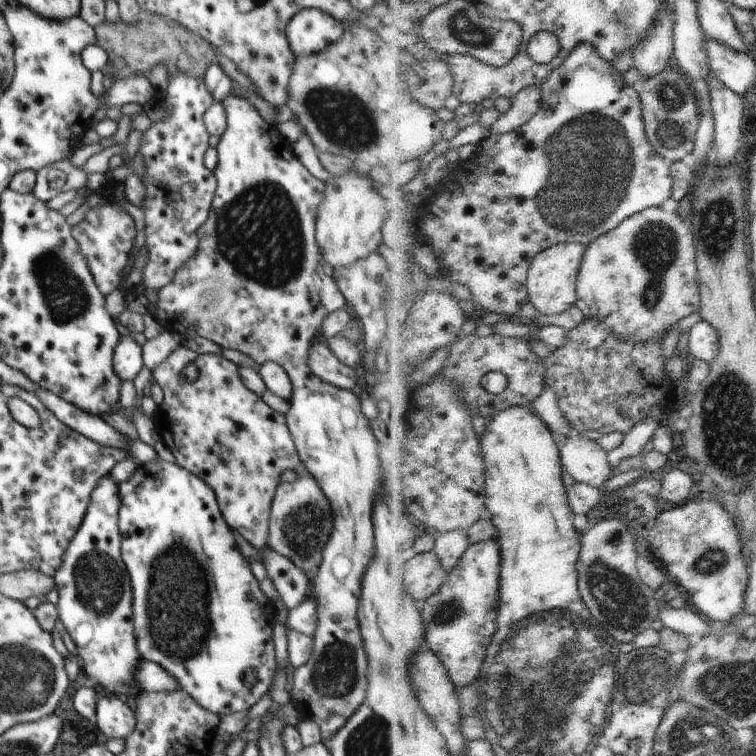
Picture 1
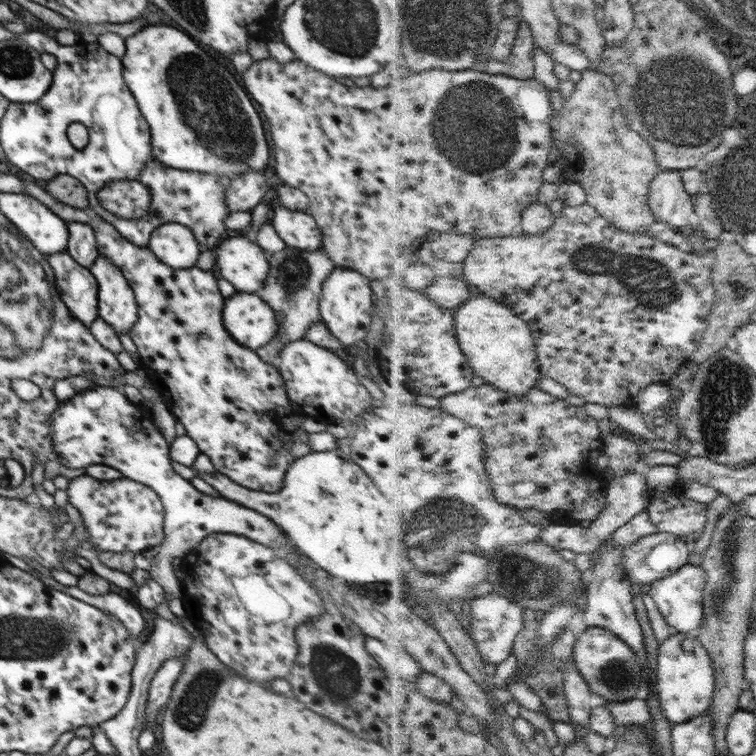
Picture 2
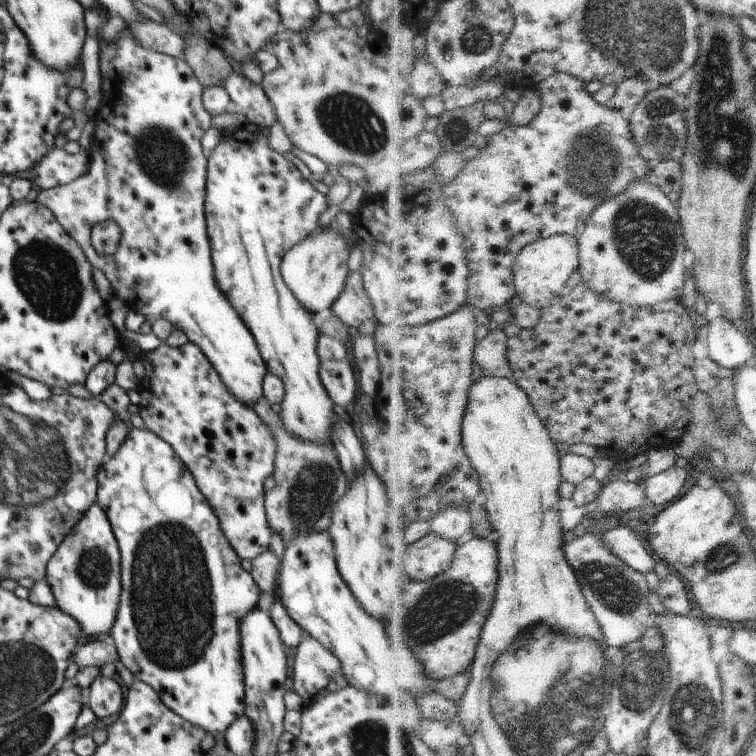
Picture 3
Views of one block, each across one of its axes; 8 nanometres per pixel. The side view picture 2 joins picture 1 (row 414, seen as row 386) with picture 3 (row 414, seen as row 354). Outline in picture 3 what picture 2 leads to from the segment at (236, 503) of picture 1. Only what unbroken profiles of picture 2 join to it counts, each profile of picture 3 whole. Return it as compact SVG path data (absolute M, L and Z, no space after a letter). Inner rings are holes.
M188 341L179 347L170 346L166 342L162 342L158 348L151 351L142 351L139 356L142 364L145 368L145 375L142 379L139 379L139 385L137 386L137 392L141 396L139 405L134 408L144 420L146 428L153 433L156 433L162 440L165 440L174 449L174 452L180 457L180 460L186 465L186 468L192 473L200 492L206 497L208 504L212 507L214 514L218 517L219 525L221 526L224 536L228 539L228 542L232 545L232 548L236 551L236 554L241 559L244 558L256 558L264 551L268 551L270 546L270 536L274 533L267 521L267 514L265 513L265 491L264 480L273 474L275 454L277 444L270 428L266 427L264 421L260 418L260 415L253 409L253 407L247 407L245 402L235 399L234 394L230 392L230 389L224 384L224 381L220 378L218 371L212 366L209 358L196 346L194 343Z

